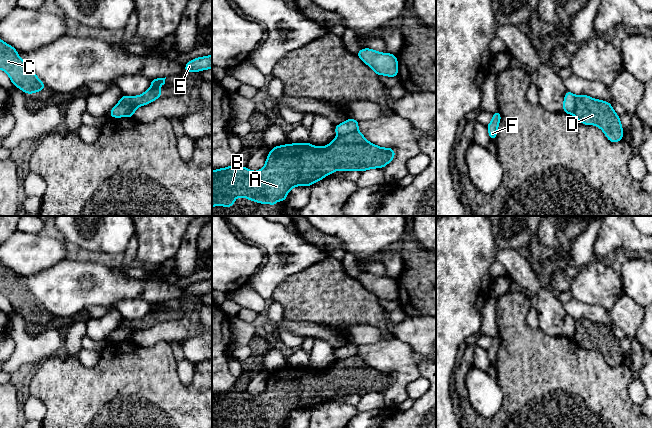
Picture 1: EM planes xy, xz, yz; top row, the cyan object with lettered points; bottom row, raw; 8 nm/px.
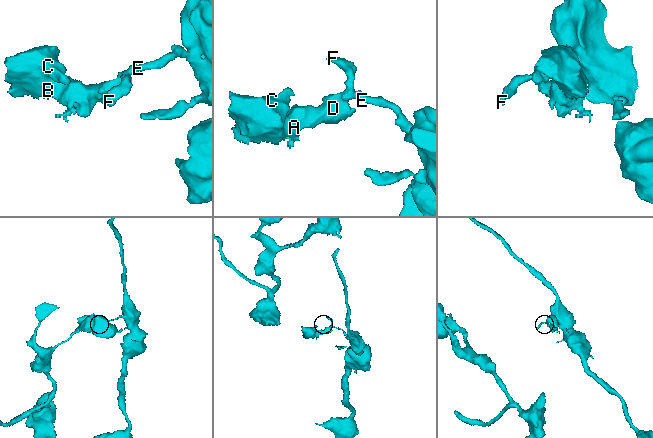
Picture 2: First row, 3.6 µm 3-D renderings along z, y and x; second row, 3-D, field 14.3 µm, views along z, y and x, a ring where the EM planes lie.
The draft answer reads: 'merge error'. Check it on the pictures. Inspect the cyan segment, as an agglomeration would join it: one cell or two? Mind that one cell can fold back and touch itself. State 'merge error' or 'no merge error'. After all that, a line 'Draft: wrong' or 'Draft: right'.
merge error
Draft: right

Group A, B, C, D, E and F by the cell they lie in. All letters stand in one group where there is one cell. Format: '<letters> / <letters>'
A B C D / E F

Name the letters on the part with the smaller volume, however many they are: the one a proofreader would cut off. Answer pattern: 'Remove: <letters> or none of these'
Remove: A, B, C, D

